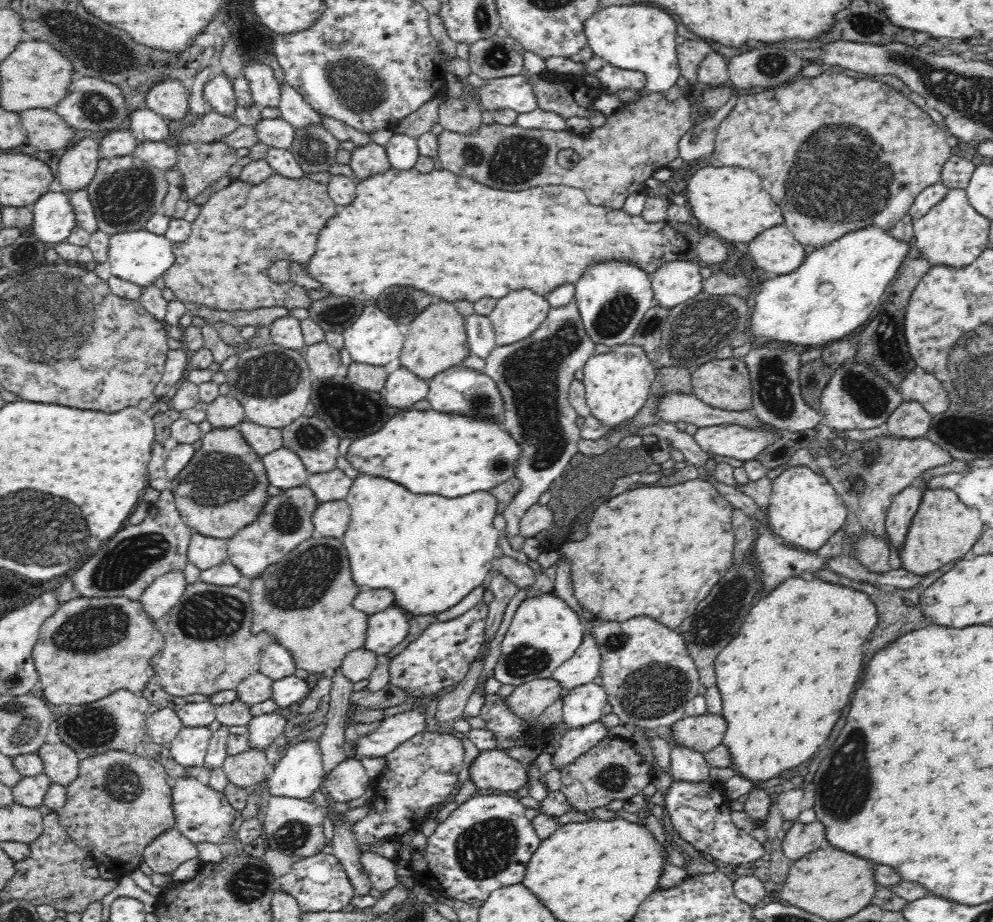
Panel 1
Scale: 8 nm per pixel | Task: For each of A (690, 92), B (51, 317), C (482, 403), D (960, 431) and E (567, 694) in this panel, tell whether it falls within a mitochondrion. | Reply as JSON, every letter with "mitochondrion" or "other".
{"A":"other","B":"mitochondrion","C":"mitochondrion","D":"mitochondrion","E":"other"}

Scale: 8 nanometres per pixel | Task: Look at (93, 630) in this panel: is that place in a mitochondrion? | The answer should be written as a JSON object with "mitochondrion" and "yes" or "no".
{"mitochondrion":"yes"}

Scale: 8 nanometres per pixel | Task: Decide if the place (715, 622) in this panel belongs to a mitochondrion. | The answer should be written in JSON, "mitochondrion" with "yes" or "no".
{"mitochondrion":"yes"}

